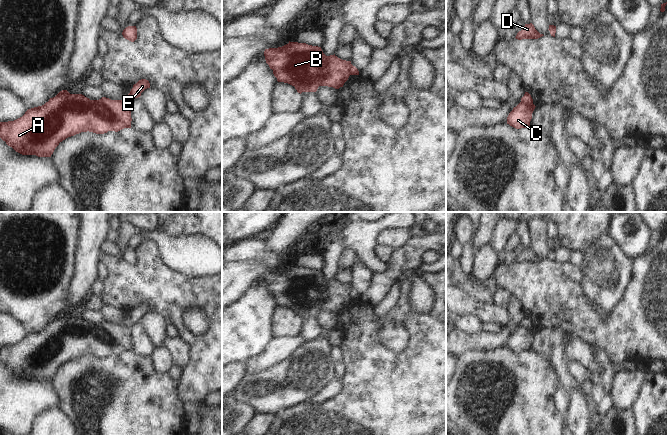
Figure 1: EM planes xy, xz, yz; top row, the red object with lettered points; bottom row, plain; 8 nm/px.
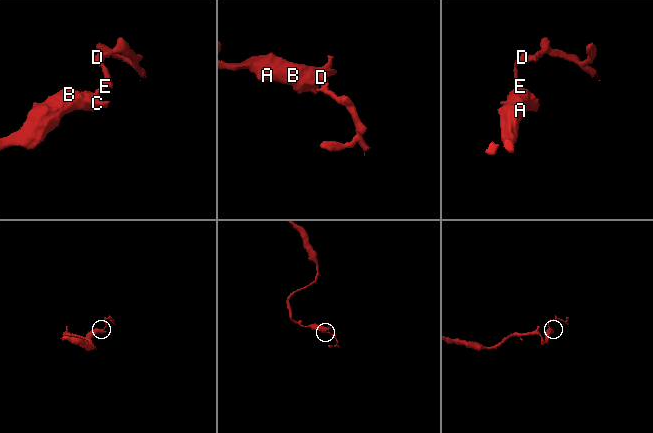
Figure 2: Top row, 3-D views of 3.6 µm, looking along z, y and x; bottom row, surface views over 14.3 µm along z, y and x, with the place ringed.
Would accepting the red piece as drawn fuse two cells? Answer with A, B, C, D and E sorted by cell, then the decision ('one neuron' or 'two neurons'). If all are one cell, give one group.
A B C / D E; two neurons

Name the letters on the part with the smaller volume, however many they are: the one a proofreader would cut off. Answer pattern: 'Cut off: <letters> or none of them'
Cut off: D, E

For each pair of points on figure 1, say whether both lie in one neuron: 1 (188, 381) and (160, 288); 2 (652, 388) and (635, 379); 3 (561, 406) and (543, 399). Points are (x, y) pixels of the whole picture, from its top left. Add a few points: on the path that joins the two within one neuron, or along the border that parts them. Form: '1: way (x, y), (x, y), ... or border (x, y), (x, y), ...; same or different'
1: way (196, 358), (196, 346), (182, 332), (172, 311); same
2: border (647, 371), (639, 396), (632, 404); different
3: border (558, 387), (553, 402), (555, 408), (564, 416); different

